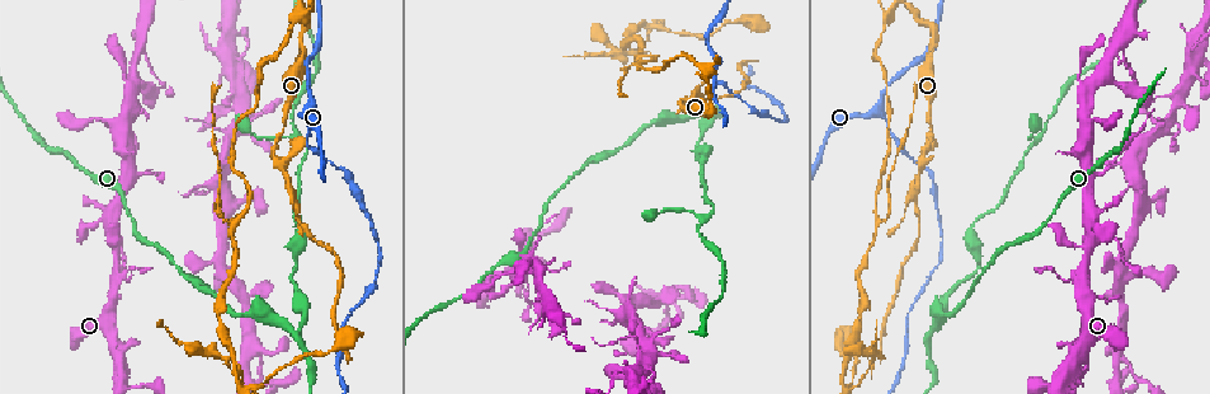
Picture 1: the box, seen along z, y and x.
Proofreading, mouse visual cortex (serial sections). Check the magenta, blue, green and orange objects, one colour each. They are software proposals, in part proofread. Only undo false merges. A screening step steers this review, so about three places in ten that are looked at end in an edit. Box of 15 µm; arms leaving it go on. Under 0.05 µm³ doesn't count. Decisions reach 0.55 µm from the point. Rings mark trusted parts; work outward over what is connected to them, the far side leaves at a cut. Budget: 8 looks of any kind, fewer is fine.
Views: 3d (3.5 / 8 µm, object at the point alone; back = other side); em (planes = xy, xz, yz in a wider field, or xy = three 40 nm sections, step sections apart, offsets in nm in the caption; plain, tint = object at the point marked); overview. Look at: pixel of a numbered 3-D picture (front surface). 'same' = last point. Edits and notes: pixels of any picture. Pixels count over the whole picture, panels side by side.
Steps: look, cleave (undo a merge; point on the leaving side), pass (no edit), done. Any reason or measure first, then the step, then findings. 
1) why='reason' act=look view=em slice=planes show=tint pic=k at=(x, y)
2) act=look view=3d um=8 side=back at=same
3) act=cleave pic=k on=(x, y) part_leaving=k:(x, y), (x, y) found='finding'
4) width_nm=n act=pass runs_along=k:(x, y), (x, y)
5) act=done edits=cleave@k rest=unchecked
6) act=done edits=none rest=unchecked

why='sharp bend' act=look view=3d um=3.5 pic=1 at=(929, 24)

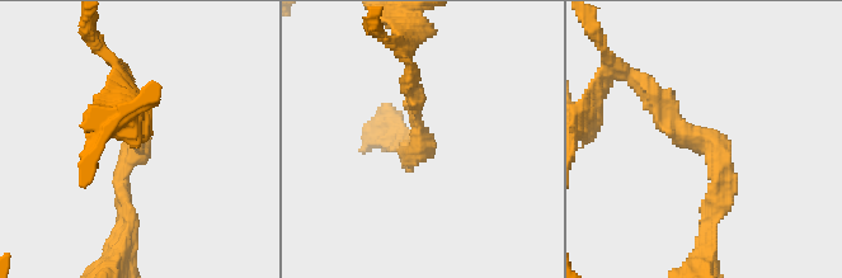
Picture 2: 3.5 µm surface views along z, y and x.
arm_widths_nm=200,200 why='shape alone is not enough' act=look view=em slice=planes show=plain pic=2 at=(710, 138)

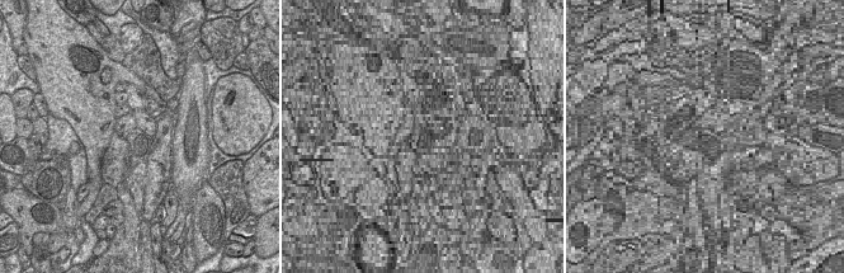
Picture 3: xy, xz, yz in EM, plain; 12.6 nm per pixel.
act=look view=em slice=planes show=tint at=same

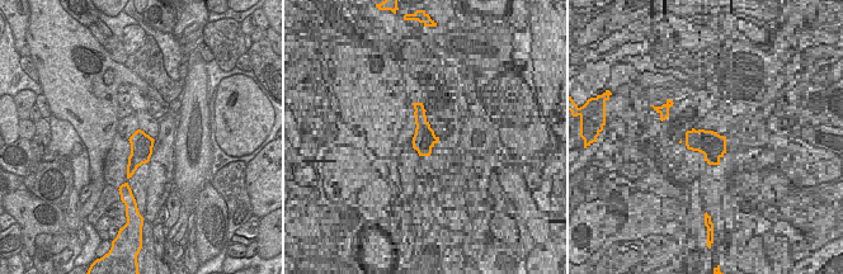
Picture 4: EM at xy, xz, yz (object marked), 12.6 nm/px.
act=pass runs_along=2:(709, 218), (713, 144), (671, 132), (650, 94) found='all the same cell'

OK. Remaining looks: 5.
why='branch point' act=look view=3d um=3.5 pic=1 at=(125, 172)

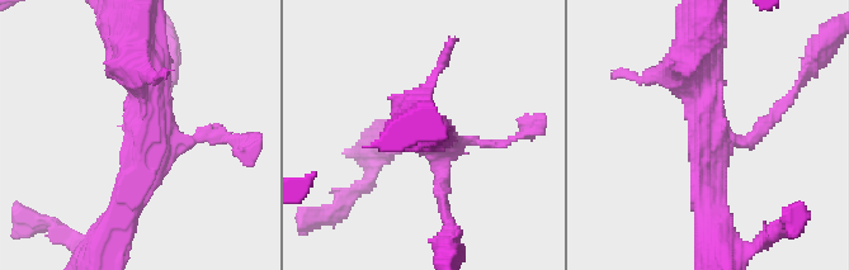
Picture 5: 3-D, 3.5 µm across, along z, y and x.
act=look view=em slice=xy step=3 show=tint pic=5 at=(147, 142)

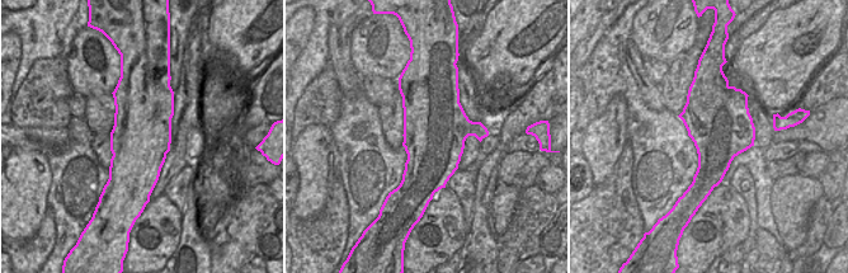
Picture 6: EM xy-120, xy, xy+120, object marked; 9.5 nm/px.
act=pass runs_along=5:(117, 219), (149, 169), (141, 56) found='all the same cell'

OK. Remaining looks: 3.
why='sharp bend' act=look view=3d um=3.5 pic=1 at=(310, 111)

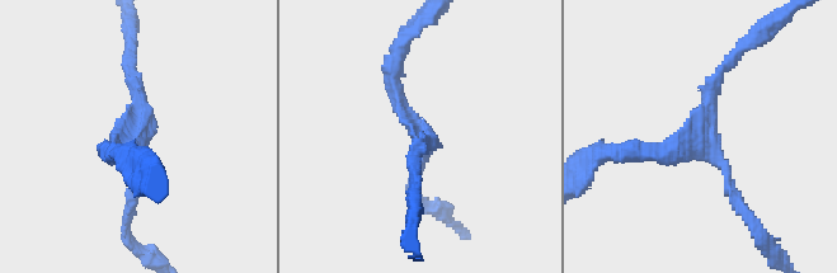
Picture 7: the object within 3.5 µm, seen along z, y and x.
arms=3 arm_widths_nm=150,200,200 act=look view=em slice=xy step=5 show=tint pic=7 at=(691, 147)

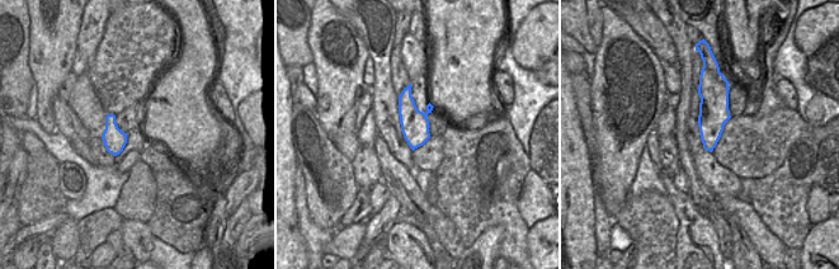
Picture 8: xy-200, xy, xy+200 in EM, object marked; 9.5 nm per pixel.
act=pass runs_along=7:(616, 150), (704, 146), (736, 201) found='continuous, no second cell'

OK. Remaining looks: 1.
act=done edits=none rest=unchecked

